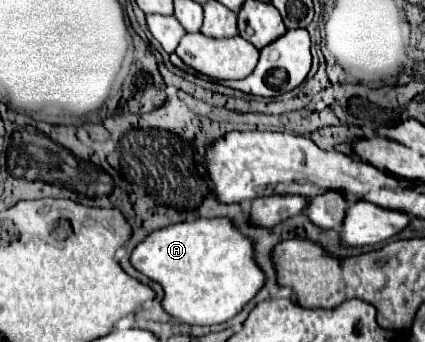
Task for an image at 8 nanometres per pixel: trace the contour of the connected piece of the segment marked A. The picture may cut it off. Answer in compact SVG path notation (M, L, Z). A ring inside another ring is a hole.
M197 218L155 230L131 254L131 264L165 290L163 308L191 326L223 324L265 286L265 272L255 262L255 242L243 236L231 218Z

